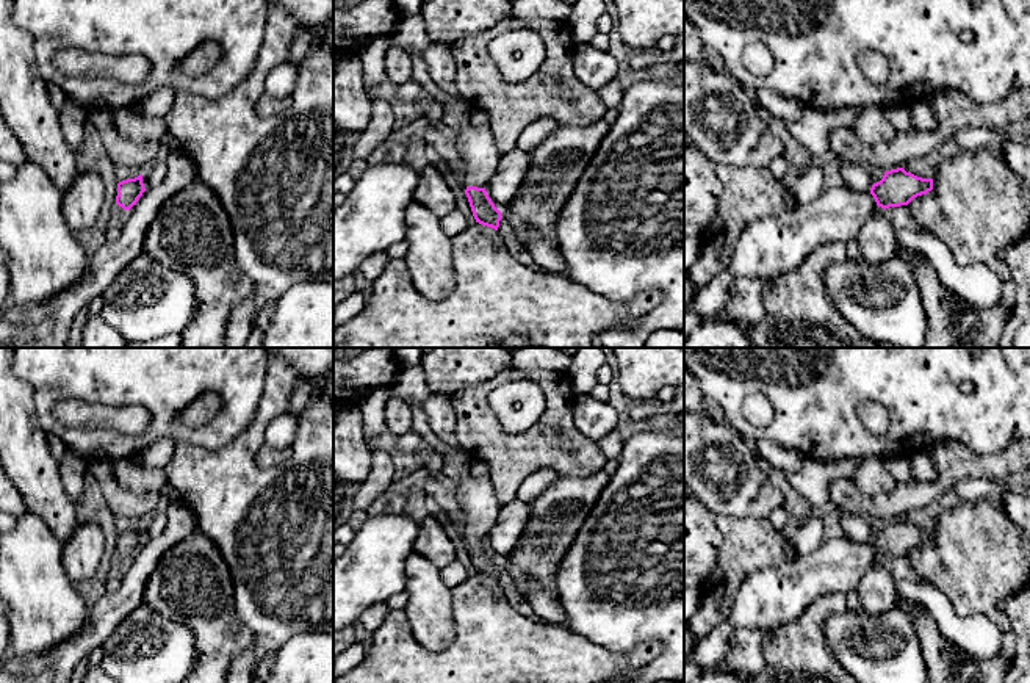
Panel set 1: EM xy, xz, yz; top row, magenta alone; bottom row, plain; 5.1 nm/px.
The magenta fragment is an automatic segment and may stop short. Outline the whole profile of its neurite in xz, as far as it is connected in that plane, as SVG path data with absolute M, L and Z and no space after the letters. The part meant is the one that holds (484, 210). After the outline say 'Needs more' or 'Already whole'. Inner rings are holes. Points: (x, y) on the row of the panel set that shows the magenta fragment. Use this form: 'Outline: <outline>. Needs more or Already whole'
Outline: M471 116L457 130L457 147L465 166L463 183L476 222L498 230L501 211L488 197L485 186L495 174L501 152L495 144L490 127L476 125Z. Needs more

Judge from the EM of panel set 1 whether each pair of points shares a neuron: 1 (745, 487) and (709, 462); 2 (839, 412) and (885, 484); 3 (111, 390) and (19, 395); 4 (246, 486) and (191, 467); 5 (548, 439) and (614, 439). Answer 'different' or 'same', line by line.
1: same
2: different
3: different
4: same
5: different

